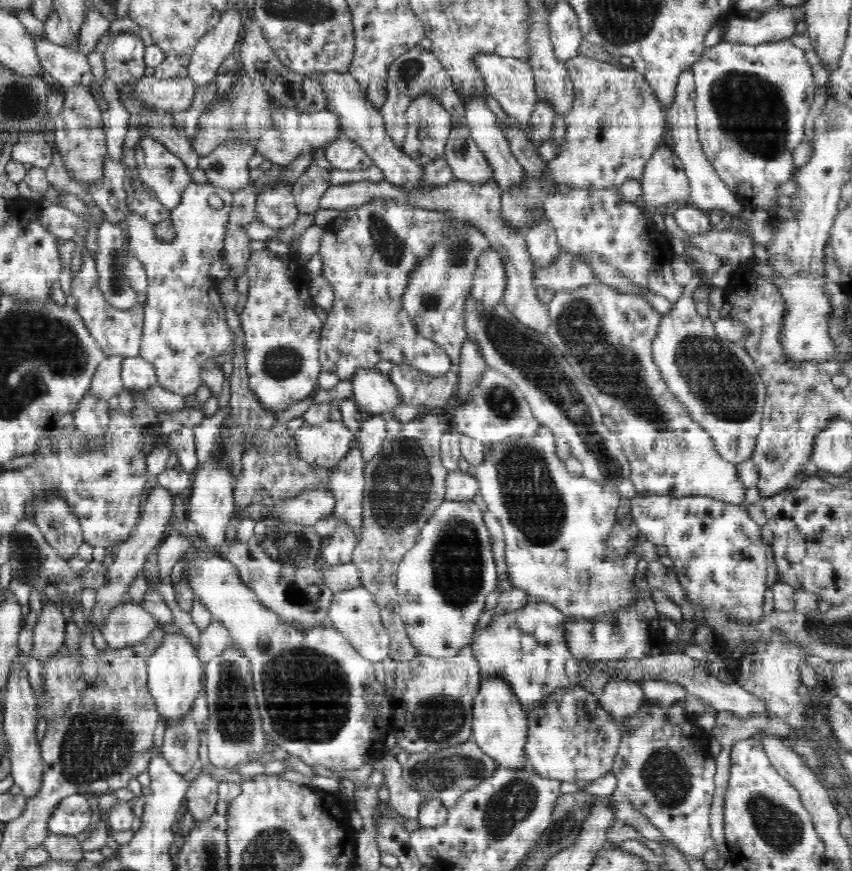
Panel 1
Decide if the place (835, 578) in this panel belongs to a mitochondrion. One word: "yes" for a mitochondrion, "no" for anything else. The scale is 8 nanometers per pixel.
no

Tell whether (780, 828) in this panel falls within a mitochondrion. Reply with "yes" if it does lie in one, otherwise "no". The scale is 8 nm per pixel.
yes

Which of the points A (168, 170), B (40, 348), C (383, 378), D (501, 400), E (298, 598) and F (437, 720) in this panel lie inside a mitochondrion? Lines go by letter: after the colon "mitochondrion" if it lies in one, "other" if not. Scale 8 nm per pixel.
A: mitochondrion
B: mitochondrion
C: other
D: mitochondrion
E: mitochondrion
F: mitochondrion

